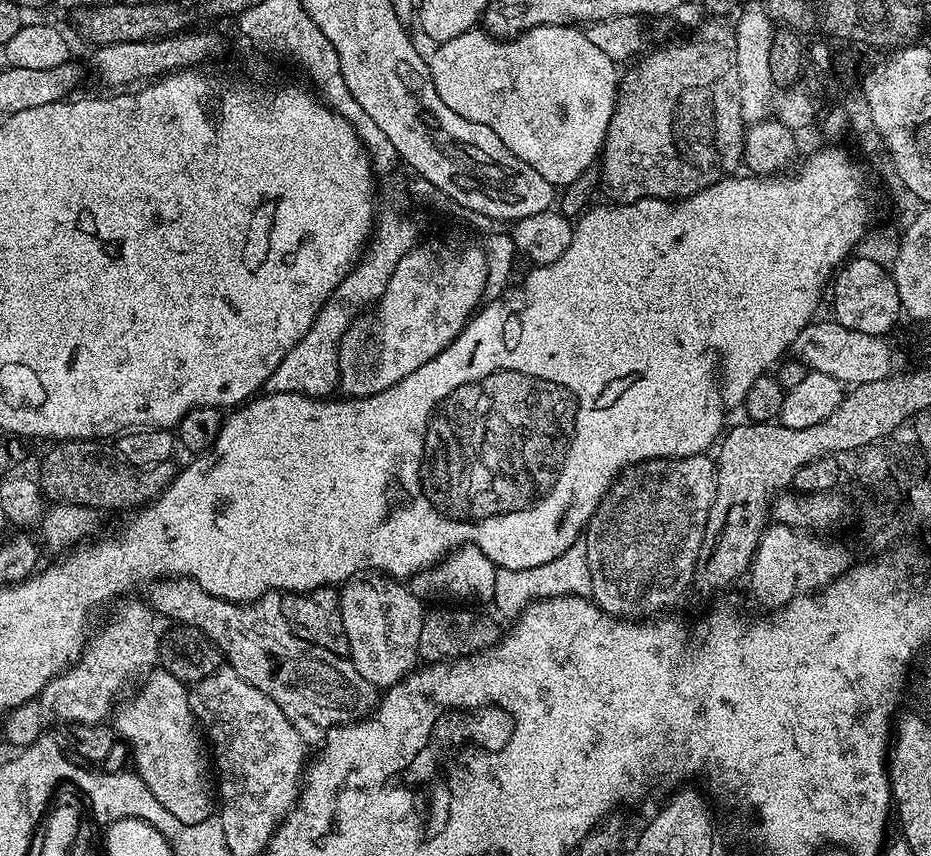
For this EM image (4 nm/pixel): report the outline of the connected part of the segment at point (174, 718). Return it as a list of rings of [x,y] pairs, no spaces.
[[[163,670],[149,671],[147,676],[148,696],[136,696],[129,704],[121,703],[115,709],[115,731],[123,743],[125,740],[132,744],[136,775],[178,822],[197,824],[213,819],[214,780],[210,775],[210,756],[204,753],[206,744],[188,704],[189,689]]]

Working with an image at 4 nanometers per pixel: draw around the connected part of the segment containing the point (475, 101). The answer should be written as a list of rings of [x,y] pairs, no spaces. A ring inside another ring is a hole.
[[[547,24],[541,28],[531,28],[530,31],[521,32],[519,36],[507,40],[498,40],[483,30],[473,30],[462,33],[458,38],[450,38],[437,43],[435,48],[436,53],[428,60],[428,69],[434,82],[434,90],[438,90],[438,98],[442,98],[442,102],[446,102],[446,106],[450,106],[450,110],[462,114],[462,118],[470,118],[470,122],[482,122],[482,126],[490,126],[490,130],[494,130],[494,134],[498,134],[498,138],[502,138],[502,142],[506,142],[506,150],[510,150],[515,156],[522,158],[522,162],[526,162],[526,166],[534,166],[534,170],[538,170],[538,174],[542,174],[542,178],[546,178],[546,182],[550,182],[554,186],[566,186],[597,163],[604,147],[604,135],[610,126],[612,111],[616,109],[618,72],[616,76],[617,65],[606,54],[602,54],[602,50],[598,50],[598,46],[594,46],[594,42],[590,42],[590,38],[579,27]]]

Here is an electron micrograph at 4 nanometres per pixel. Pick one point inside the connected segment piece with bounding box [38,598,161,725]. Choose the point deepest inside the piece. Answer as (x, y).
(83, 694)

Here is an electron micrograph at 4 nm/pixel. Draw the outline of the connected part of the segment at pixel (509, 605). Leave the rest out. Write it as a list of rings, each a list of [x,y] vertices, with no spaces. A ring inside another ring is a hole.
[[[581,538],[574,542],[574,546],[570,546],[570,550],[558,554],[554,562],[546,562],[530,570],[497,568],[491,603],[496,604],[502,615],[519,618],[534,600],[544,600],[548,596],[584,596],[591,590],[592,575],[586,558],[586,542]]]

